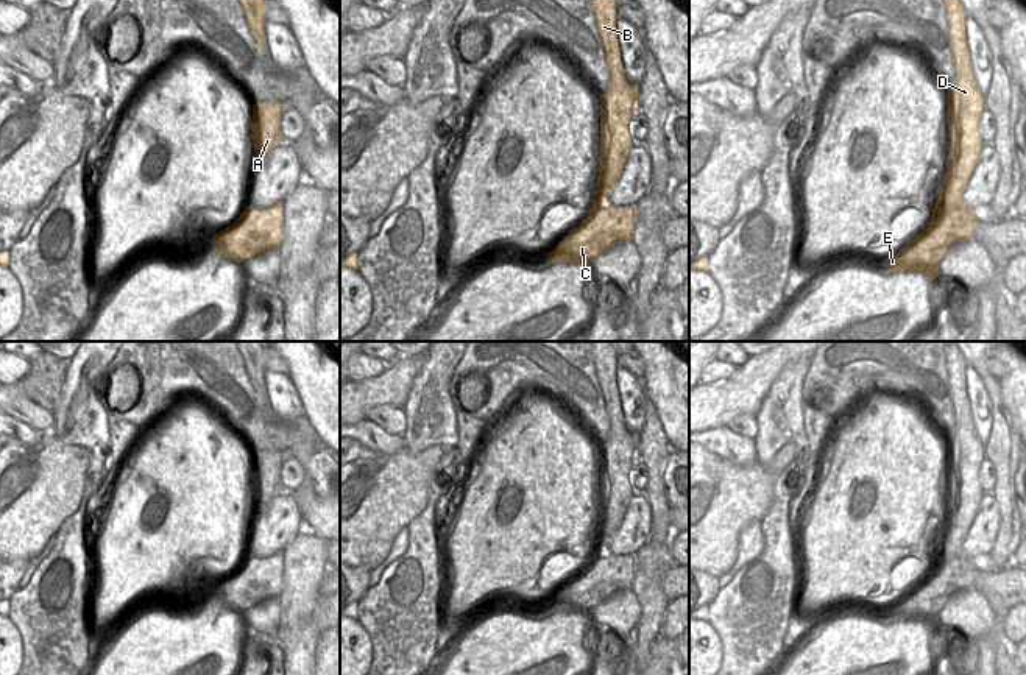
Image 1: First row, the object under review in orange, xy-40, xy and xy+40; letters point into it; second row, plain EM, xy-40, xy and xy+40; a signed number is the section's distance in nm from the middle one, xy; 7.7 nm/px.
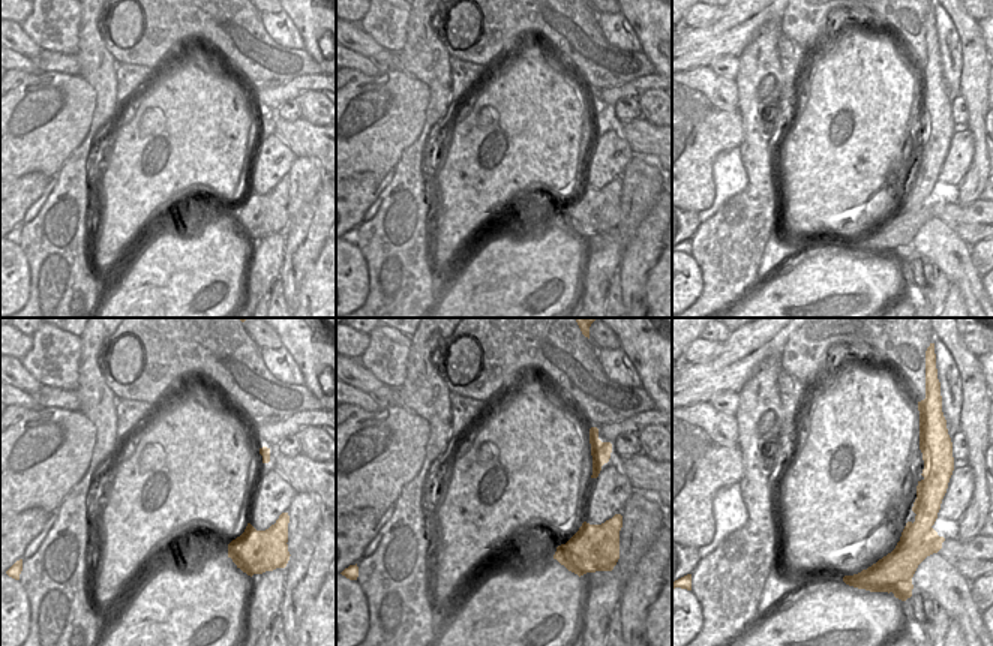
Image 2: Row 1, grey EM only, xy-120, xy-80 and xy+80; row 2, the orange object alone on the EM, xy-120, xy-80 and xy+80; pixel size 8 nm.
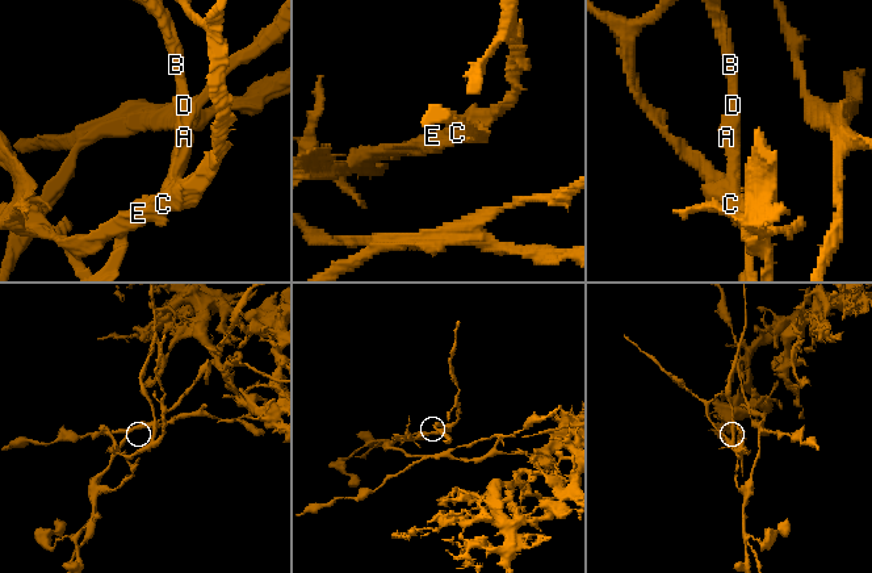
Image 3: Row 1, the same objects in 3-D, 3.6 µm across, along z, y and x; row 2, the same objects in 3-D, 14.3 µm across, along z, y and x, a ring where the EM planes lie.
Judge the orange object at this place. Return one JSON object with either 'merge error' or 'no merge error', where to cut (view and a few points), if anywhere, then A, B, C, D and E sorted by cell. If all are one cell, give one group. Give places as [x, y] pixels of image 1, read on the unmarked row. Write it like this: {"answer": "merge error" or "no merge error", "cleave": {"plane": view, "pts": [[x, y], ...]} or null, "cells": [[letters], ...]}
{"answer": "merge error", "cleave": {"plane": "xy+40", "pts": [[936, 554], [947, 561], [962, 555]]}, "cells": [["A", "B", "D"], ["C", "E"]]}

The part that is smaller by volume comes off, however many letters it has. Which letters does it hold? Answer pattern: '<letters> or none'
A, B, D

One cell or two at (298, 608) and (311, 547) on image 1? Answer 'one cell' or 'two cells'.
one cell

